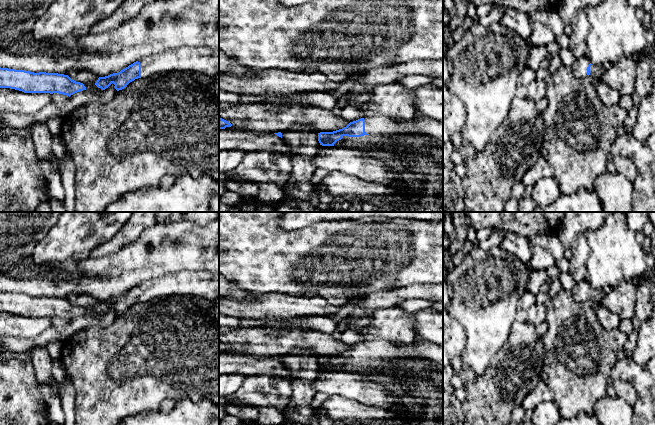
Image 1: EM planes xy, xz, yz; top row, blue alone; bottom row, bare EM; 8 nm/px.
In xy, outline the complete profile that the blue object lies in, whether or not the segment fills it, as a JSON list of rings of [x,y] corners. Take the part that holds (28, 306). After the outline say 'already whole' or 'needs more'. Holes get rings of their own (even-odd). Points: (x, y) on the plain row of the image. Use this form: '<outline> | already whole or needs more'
[[[0,291],[0,312],[10,312],[24,317],[59,317],[71,320],[86,314],[83,307],[58,297],[34,297]]] | already whole

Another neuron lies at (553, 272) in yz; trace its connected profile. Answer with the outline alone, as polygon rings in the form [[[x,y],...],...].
[[[555,264],[552,267],[547,269],[547,274],[549,277],[549,280],[554,280],[554,279],[558,279],[559,275],[560,275],[560,269],[558,268],[558,266]]]

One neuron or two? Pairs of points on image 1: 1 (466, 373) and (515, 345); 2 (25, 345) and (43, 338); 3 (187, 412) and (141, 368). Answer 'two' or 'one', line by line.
1: one
2: one
3: two

